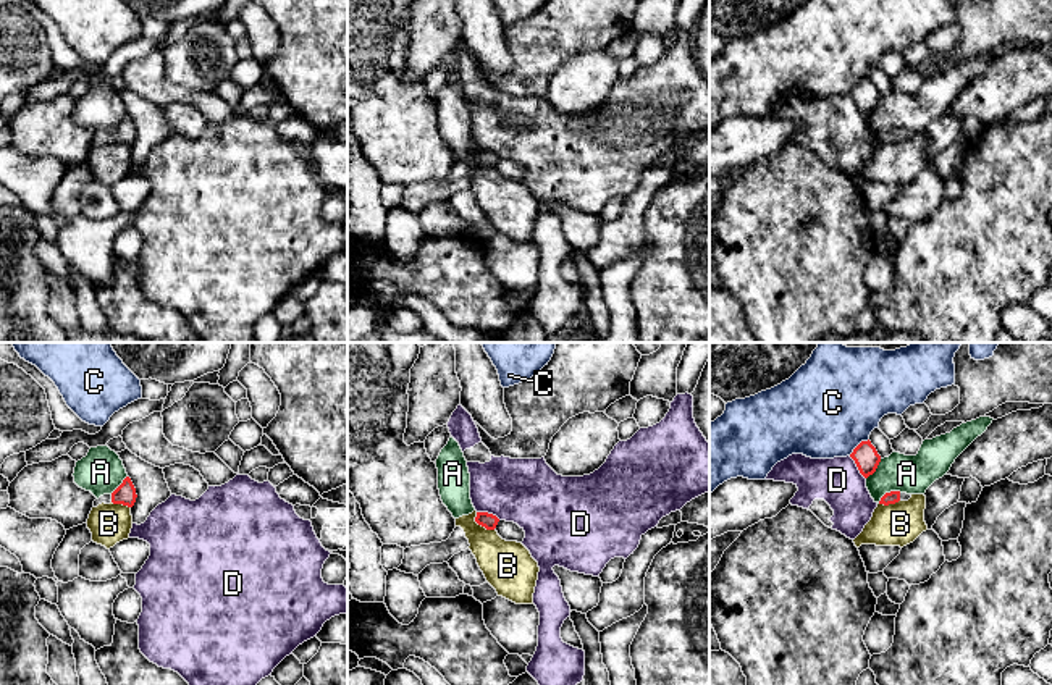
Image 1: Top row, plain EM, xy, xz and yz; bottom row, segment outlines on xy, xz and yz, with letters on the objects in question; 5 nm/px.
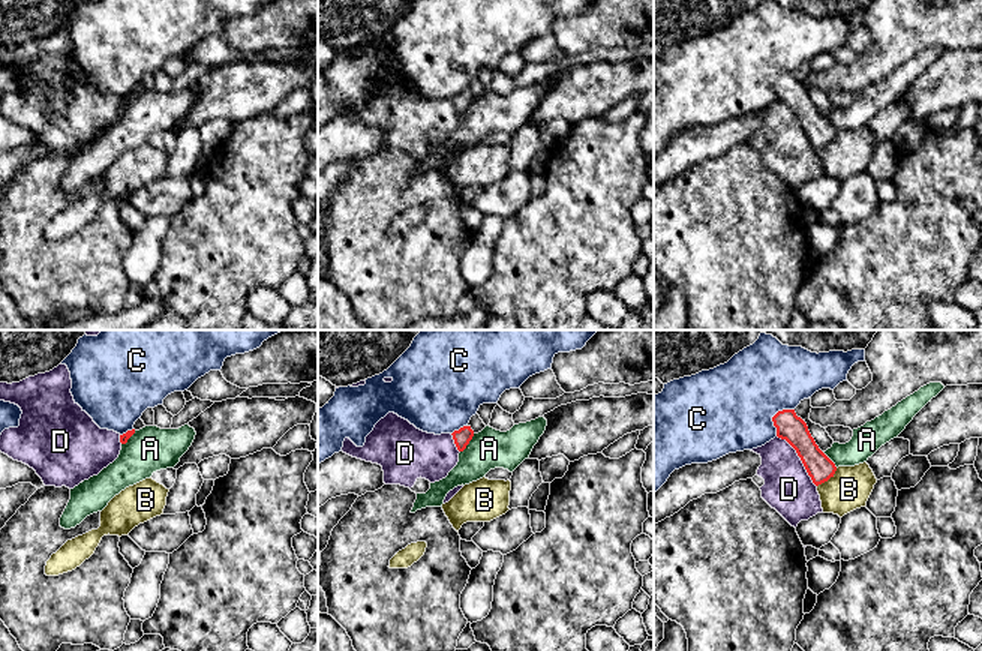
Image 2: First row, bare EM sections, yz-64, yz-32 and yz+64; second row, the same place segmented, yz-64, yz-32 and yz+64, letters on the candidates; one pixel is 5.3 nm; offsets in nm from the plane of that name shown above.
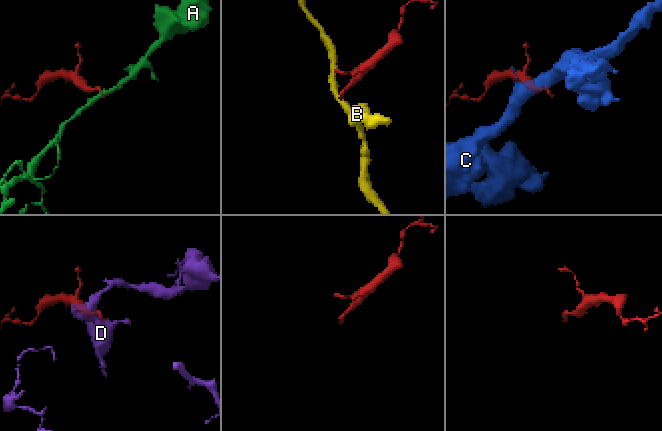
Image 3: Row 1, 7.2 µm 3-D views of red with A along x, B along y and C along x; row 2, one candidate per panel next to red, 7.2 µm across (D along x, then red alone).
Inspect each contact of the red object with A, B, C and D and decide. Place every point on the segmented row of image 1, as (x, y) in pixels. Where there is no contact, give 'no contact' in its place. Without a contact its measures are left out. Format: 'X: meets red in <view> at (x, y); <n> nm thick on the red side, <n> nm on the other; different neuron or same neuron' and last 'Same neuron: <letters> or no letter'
A: meets red in yz at (887, 493); 60 nm thick on the red side, 190 nm on the other; different neuron
B: meets red in xz at (480, 524); 80 nm thick on the red side, 260 nm on the other; different neuron
C: meets red in yz at (858, 445); 120 nm thick on the red side, 480 nm on the other; different neuron
D: meets red in xz at (487, 512); 80 nm thick on the red side, 340 nm on the other; different neuron
Same neuron: no letter

